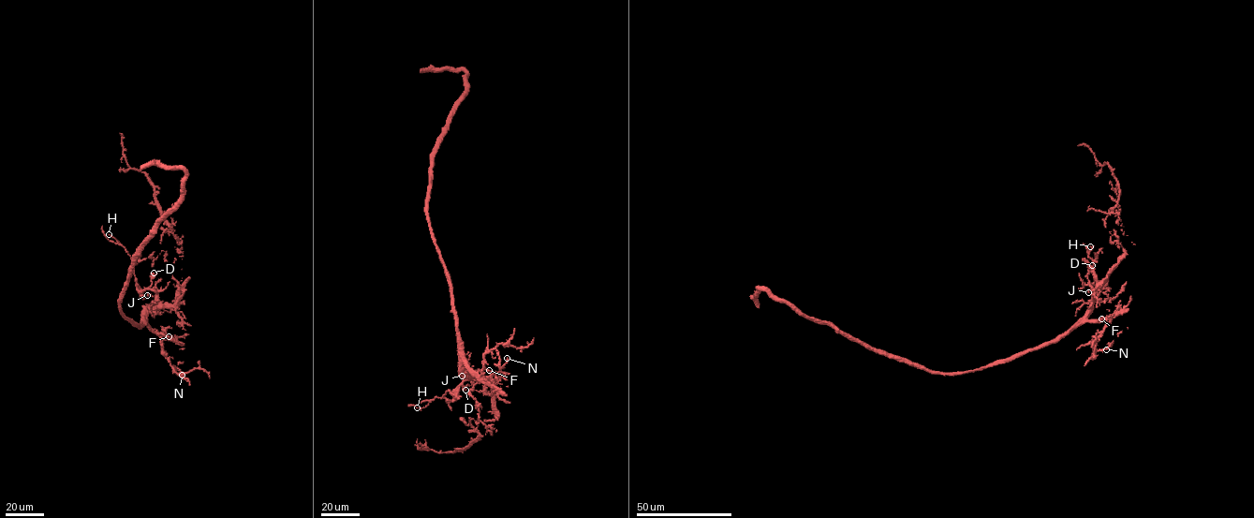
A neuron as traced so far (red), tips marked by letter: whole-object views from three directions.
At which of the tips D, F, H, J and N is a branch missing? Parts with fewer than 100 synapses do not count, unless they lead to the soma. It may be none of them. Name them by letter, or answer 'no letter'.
F

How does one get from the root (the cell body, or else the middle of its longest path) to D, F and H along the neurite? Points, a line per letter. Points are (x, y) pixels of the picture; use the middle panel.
D: (452, 307), (458, 358), (470, 377), (463, 382), (465, 390)
F: (452, 307), (465, 362), (476, 372), (489, 370)
H: (452, 307), (458, 358), (470, 378), (450, 393), (447, 391), (442, 398), (435, 397), (424, 406), (417, 407)

